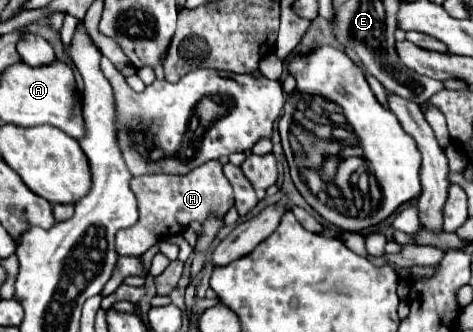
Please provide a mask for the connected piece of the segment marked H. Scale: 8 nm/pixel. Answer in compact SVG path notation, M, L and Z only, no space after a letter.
M210 160L188 174L138 176L138 178L132 178L130 186L138 200L140 218L132 228L120 230L116 234L116 252L120 256L140 256L152 244L156 244L160 236L178 234L194 220L204 222L210 212L224 216L228 208L234 204L232 186L222 174L222 164L218 160Z

